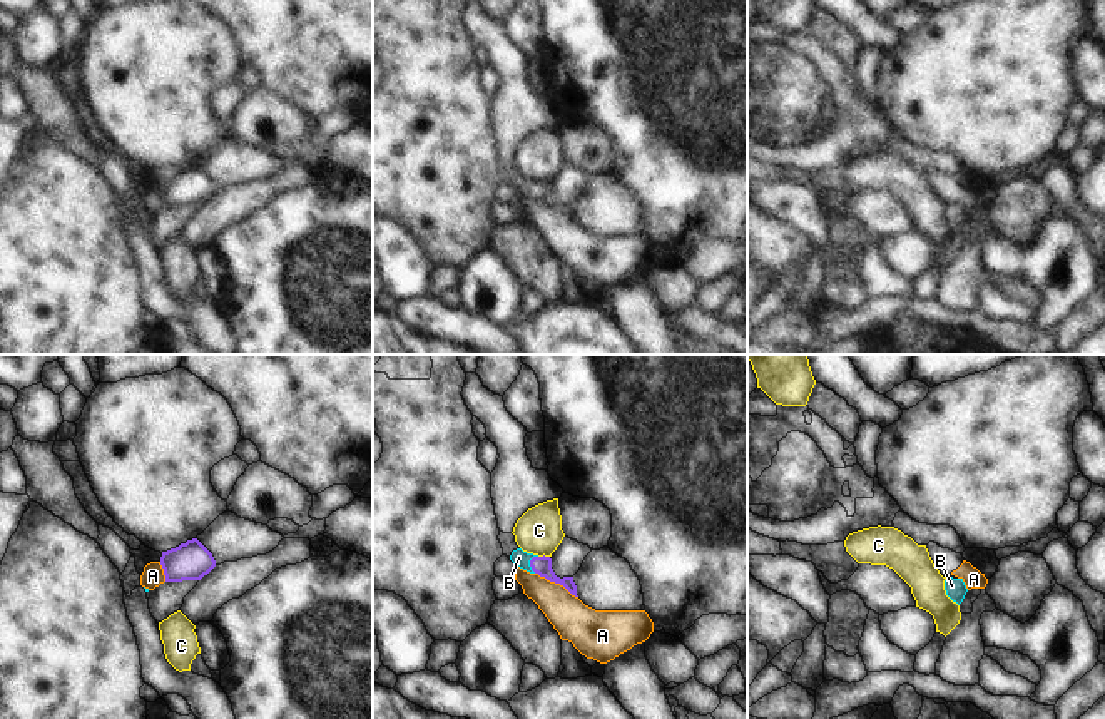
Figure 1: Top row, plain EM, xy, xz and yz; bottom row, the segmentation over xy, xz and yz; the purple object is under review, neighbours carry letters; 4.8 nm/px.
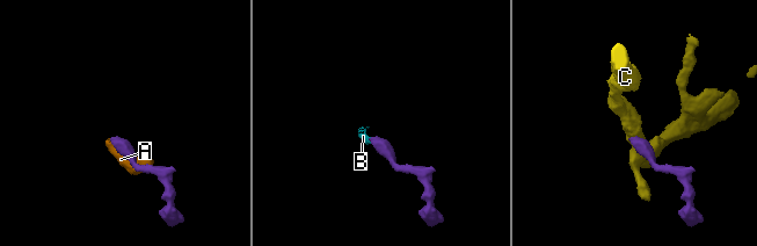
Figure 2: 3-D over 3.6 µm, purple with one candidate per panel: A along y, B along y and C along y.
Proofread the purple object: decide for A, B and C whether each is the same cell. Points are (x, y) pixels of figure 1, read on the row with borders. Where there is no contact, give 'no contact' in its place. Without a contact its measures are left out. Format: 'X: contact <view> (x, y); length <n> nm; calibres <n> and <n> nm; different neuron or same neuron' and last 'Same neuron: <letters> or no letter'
A: contact xz (557, 582); length 240 nm; calibres 90 and 200 nm; different neuron
B: contact xz (530, 564); length 90 nm; calibres 90 and 80 nm; same neuron
C: contact xz (544, 555); length 60 nm; calibres 90 and 220 nm; different neuron
Same neuron: B

